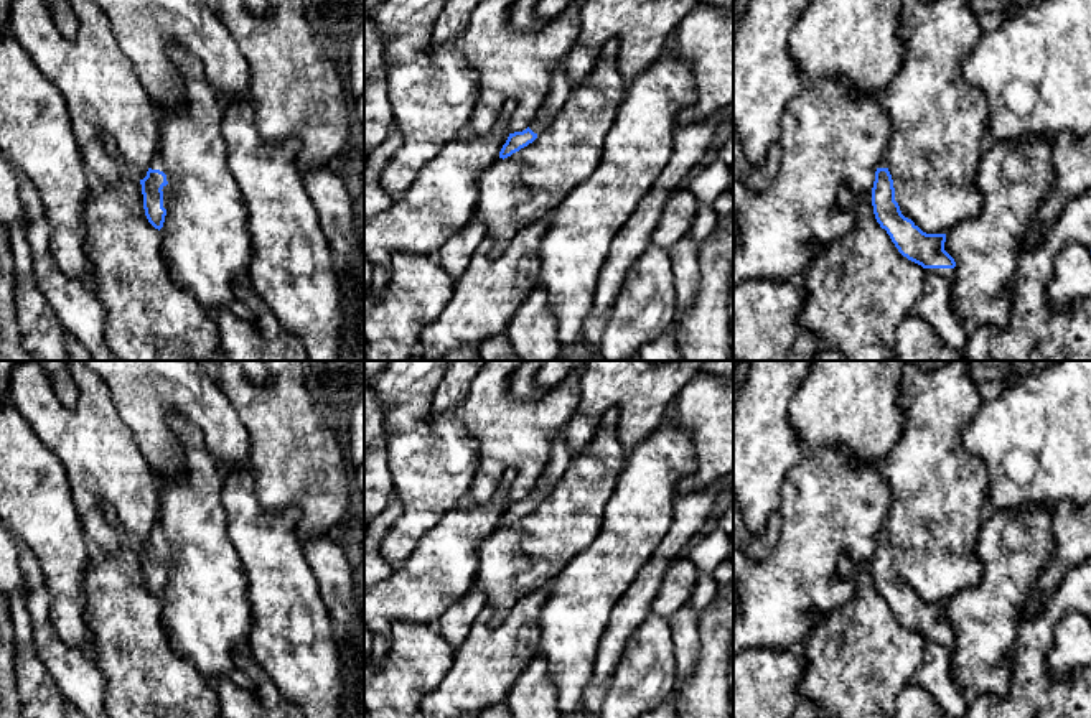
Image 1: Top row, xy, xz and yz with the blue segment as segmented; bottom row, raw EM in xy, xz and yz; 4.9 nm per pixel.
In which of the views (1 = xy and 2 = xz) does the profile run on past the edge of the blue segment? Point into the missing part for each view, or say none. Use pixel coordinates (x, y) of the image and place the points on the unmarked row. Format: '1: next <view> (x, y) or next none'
1: next xy (157, 531)
2: next xz (561, 455)

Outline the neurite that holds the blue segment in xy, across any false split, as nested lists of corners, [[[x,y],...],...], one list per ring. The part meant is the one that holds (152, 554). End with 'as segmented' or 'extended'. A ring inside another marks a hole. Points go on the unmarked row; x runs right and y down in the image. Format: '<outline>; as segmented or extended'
[[[160,522],[150,530],[147,545],[140,548],[143,563],[143,578],[148,591],[155,598],[162,598],[171,565],[171,547]]]; extended

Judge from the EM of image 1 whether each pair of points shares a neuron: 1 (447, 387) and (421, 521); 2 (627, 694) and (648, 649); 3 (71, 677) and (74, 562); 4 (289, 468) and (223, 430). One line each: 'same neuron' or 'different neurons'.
1: different neurons
2: same neuron
3: different neurons
4: different neurons

